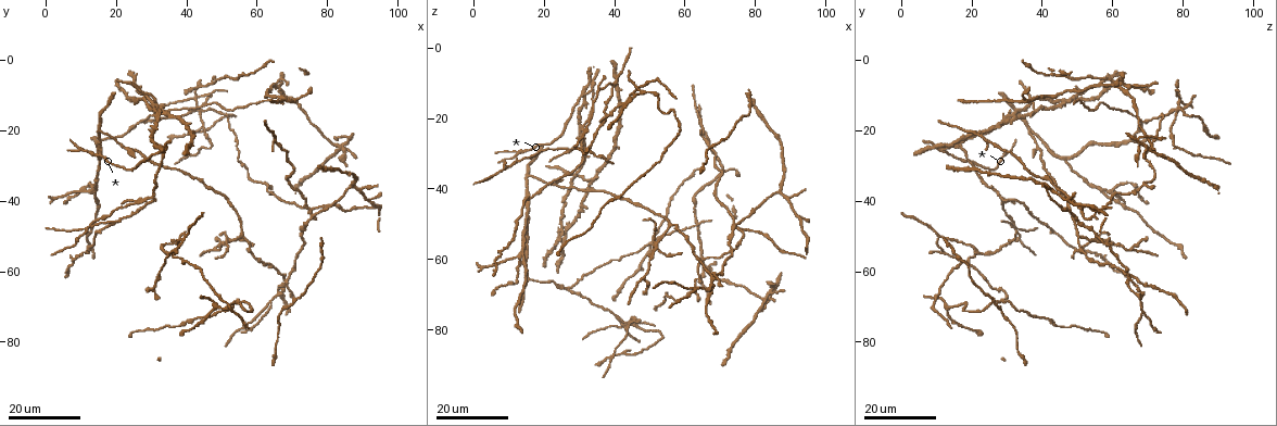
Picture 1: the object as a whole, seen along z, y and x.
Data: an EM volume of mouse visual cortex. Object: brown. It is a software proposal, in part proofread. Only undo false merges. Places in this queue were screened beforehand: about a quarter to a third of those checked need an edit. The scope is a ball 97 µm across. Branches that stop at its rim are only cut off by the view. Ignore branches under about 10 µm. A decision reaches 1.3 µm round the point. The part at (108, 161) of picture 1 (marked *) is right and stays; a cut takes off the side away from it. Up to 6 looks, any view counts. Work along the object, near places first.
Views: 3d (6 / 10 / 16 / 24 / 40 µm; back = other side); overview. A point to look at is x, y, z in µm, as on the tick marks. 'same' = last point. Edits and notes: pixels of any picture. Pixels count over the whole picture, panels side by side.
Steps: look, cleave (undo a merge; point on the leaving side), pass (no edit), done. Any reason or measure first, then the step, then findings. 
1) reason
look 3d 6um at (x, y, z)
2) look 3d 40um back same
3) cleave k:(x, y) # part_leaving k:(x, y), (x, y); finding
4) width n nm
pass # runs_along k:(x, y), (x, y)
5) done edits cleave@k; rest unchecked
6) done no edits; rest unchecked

thin arm on a thick one
look 3d 24um at (14.0, 38.0, 57.5)

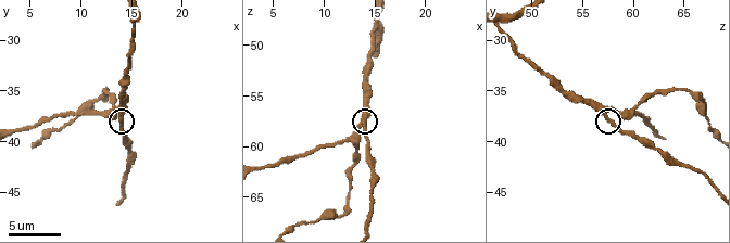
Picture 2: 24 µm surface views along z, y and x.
zoom in
look 3d 10um at (14.0, 37.4, 57.2)

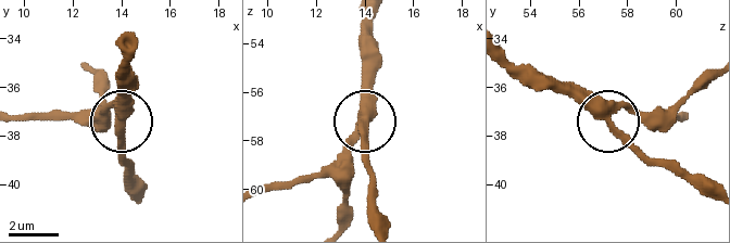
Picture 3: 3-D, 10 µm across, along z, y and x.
pass # runs_along 3:(375, 18), (373, 106), (338, 184); one neuron here

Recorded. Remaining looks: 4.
look 3d 16um at (34.0, 14.0, 38.5)

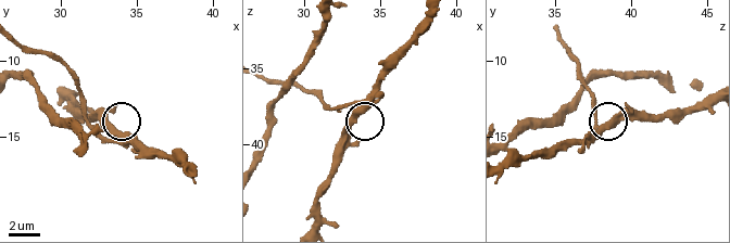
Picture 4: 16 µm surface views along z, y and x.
closer look
look 3d 6um at (33.6, 14.8, 37.8)

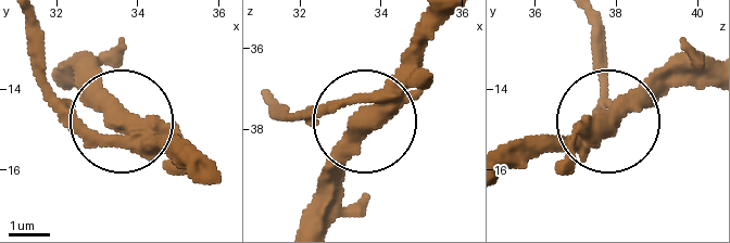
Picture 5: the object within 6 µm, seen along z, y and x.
width 440 nm
cleave 5:(85, 126) # a second neuron is stuck on

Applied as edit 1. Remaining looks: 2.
done edits cleave@5; rest unchecked

